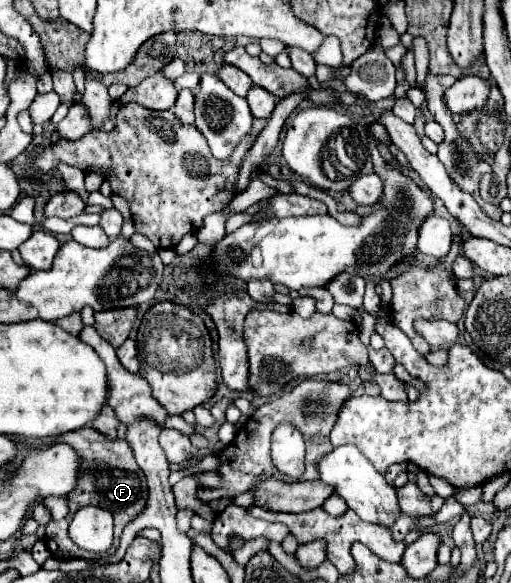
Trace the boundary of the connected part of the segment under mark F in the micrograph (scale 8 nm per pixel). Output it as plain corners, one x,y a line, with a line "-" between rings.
82,428
82,430
76,430
76,432
56,436
48,444
60,444
60,442
70,444
78,452
78,458
80,458
78,484
74,486
70,496
66,496
66,498
70,498
68,506
70,506
72,512
76,512
78,508
92,504
92,506
106,508
114,514
114,540
116,542
114,542
114,548
108,552
108,554
112,554
118,546
118,540
120,540
120,534
122,534
124,526
130,520
134,520
146,504
146,498
148,498
146,476
142,476
142,470
138,468
138,464
134,460
134,454
130,452
130,446
124,440
112,442
112,440
106,440
100,432
96,432
92,428

